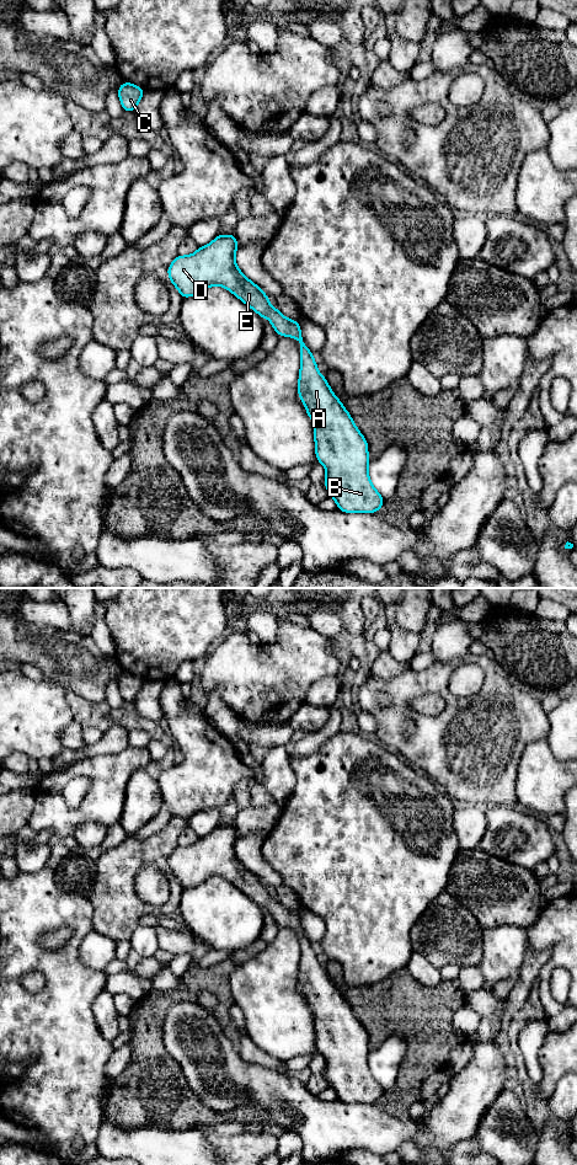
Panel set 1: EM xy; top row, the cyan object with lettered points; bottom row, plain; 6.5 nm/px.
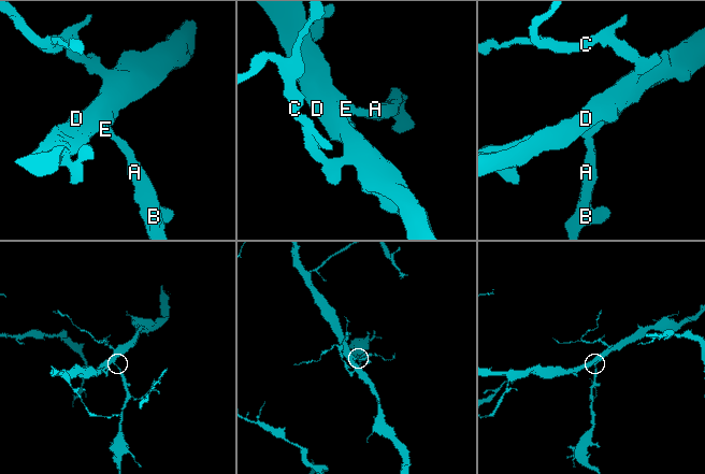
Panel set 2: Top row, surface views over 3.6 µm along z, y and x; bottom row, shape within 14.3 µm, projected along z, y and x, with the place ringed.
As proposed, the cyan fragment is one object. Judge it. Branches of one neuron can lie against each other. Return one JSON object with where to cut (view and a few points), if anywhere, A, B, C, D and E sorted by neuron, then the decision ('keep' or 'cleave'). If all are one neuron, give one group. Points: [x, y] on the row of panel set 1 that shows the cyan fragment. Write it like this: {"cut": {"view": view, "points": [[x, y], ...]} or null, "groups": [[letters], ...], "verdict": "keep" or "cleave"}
{"cut": null, "groups": [["A", "B", "C", "D", "E"]], "verdict": "keep"}

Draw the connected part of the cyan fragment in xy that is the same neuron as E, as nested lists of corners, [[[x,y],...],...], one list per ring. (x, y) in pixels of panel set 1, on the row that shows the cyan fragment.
[[[220,234],[192,255],[178,255],[170,264],[167,276],[182,298],[221,285],[262,319],[267,317],[278,336],[300,342],[298,396],[314,423],[316,458],[326,469],[324,485],[342,512],[378,512],[385,501],[370,482],[365,438],[320,374],[314,354],[301,337],[299,322],[284,317],[269,304],[265,292],[241,273],[235,262],[237,249],[234,234]]]

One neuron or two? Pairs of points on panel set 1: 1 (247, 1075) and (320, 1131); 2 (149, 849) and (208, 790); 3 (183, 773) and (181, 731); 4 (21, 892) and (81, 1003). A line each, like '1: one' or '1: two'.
1: one
2: two
3: one
4: one

